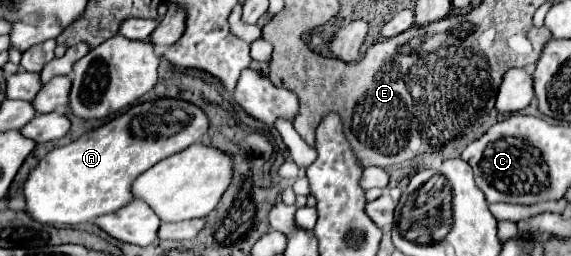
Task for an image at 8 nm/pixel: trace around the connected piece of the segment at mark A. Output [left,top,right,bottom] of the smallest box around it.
[23,97,209,227]

